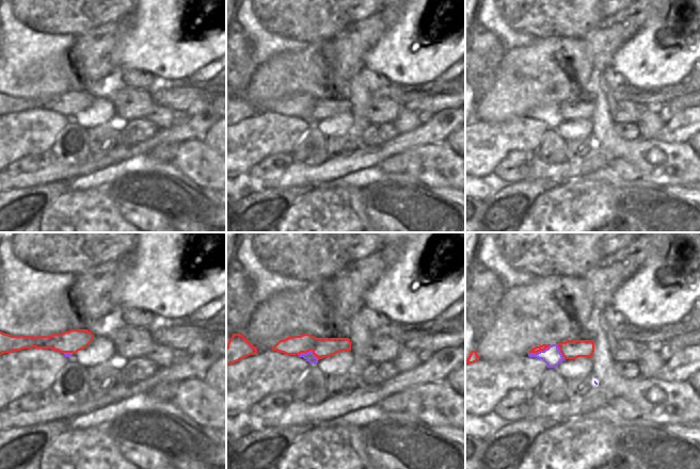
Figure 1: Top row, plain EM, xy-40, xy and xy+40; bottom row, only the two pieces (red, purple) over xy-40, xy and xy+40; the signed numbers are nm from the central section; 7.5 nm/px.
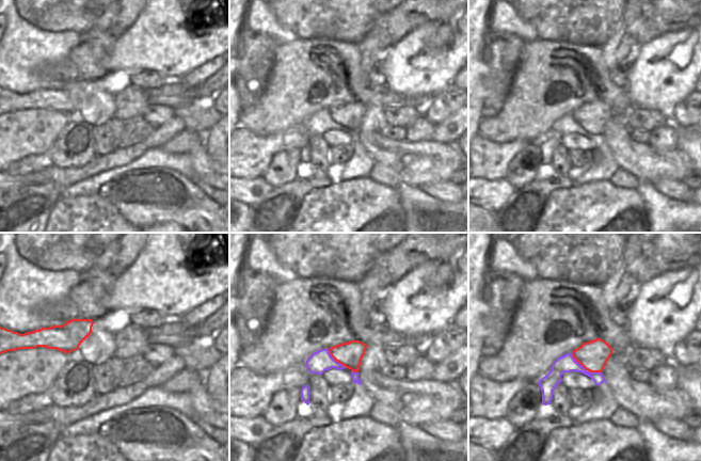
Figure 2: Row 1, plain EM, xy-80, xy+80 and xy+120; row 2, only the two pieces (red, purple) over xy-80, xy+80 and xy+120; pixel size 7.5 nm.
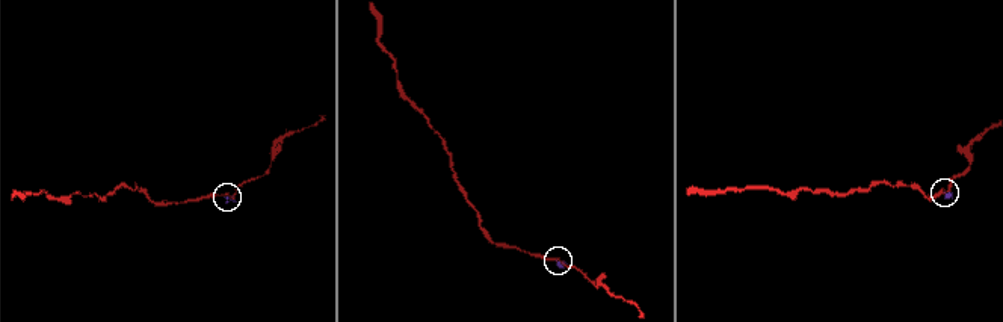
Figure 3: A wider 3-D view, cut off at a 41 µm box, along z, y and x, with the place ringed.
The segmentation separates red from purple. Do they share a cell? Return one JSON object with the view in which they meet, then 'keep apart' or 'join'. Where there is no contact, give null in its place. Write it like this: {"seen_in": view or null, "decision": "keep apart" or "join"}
{"seen_in": "xy", "decision": "keep apart"}

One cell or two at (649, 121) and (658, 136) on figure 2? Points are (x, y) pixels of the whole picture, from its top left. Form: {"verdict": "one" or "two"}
{"verdict": "two"}

